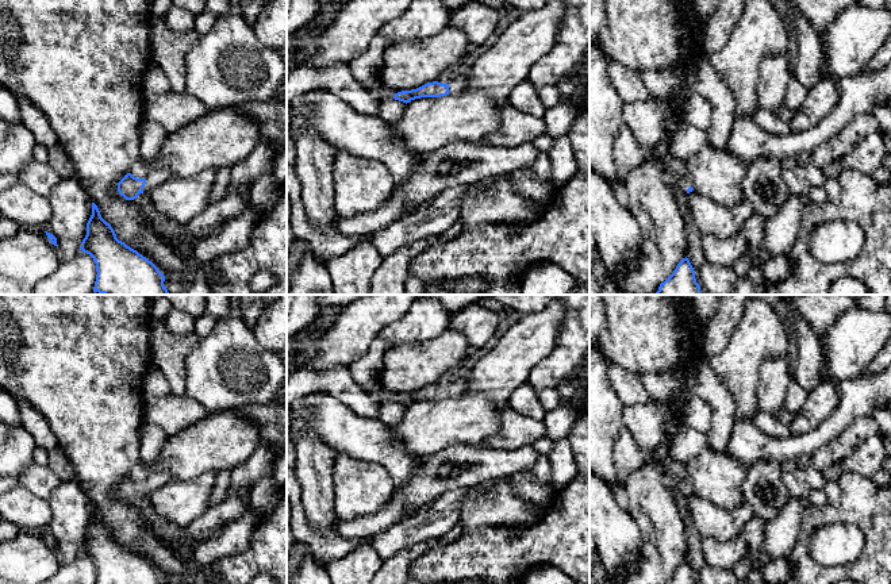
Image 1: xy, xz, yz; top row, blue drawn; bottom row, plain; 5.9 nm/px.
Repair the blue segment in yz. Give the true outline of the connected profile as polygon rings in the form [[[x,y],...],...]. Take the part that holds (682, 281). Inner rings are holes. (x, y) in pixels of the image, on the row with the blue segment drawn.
[[[687,257],[683,258],[673,273],[660,284],[656,295],[700,295],[695,270]]]

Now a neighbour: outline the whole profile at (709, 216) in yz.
[[[695,191],[687,193],[694,223],[702,235],[730,238],[742,231],[745,222],[753,215],[753,207],[742,199],[733,207],[723,207]]]

